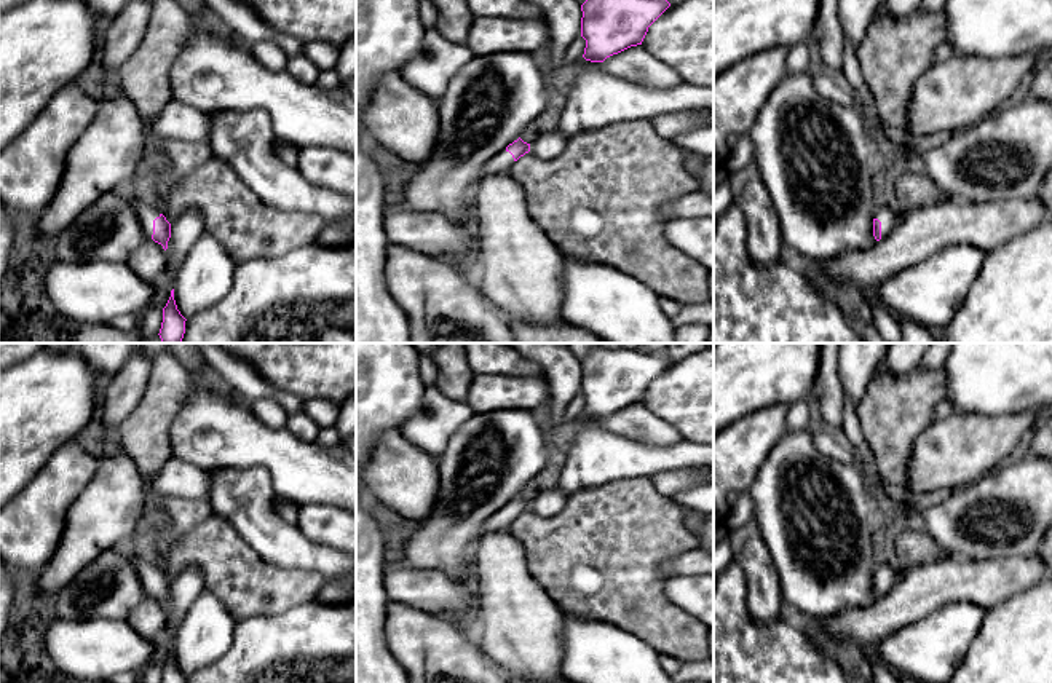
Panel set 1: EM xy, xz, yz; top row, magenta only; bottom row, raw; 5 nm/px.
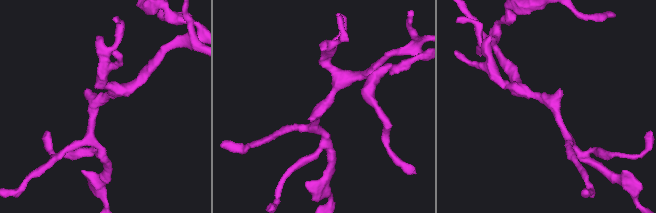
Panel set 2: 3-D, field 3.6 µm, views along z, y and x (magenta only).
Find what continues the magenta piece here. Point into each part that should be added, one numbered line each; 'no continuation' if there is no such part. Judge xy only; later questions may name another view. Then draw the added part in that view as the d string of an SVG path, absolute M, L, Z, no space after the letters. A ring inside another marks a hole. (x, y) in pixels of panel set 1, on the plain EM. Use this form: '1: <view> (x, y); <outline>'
1: xy (147, 572); M142 552L132 554L132 562L137 567L140 584L145 590L145 595L152 595L153 592L153 578L160 574L160 568L148 562L147 555Z

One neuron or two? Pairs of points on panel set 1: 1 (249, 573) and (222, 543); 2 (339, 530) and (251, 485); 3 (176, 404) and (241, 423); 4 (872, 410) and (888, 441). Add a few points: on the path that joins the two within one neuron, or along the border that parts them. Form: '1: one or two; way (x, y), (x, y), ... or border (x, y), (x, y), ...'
1: one; way (241, 565), (227, 551)
2: two; border (296, 525), (308, 540), (329, 546)
3: two; border (185, 398), (173, 420), (170, 441)
4: one; way (880, 418), (888, 426), (888, 433)

